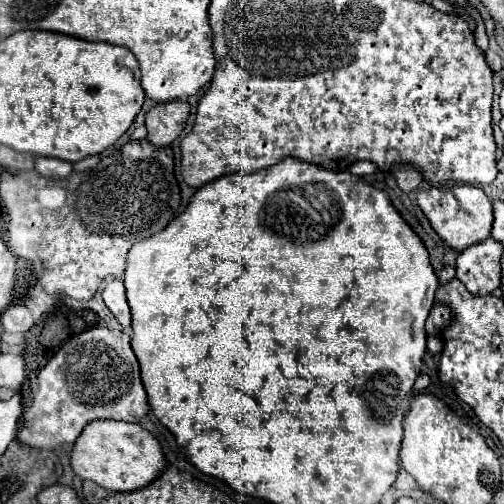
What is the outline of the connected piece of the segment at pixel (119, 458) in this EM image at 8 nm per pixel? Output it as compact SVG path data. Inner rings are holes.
M97 419L87 423L71 451L71 467L81 479L91 479L109 491L135 491L149 485L165 467L157 439L137 423Z

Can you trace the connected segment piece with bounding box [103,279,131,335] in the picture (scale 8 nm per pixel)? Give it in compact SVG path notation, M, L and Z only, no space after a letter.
M115 279L106 285L103 289L103 301L109 307L109 311L117 317L117 321L123 325L123 333L131 335L131 313L122 280Z

